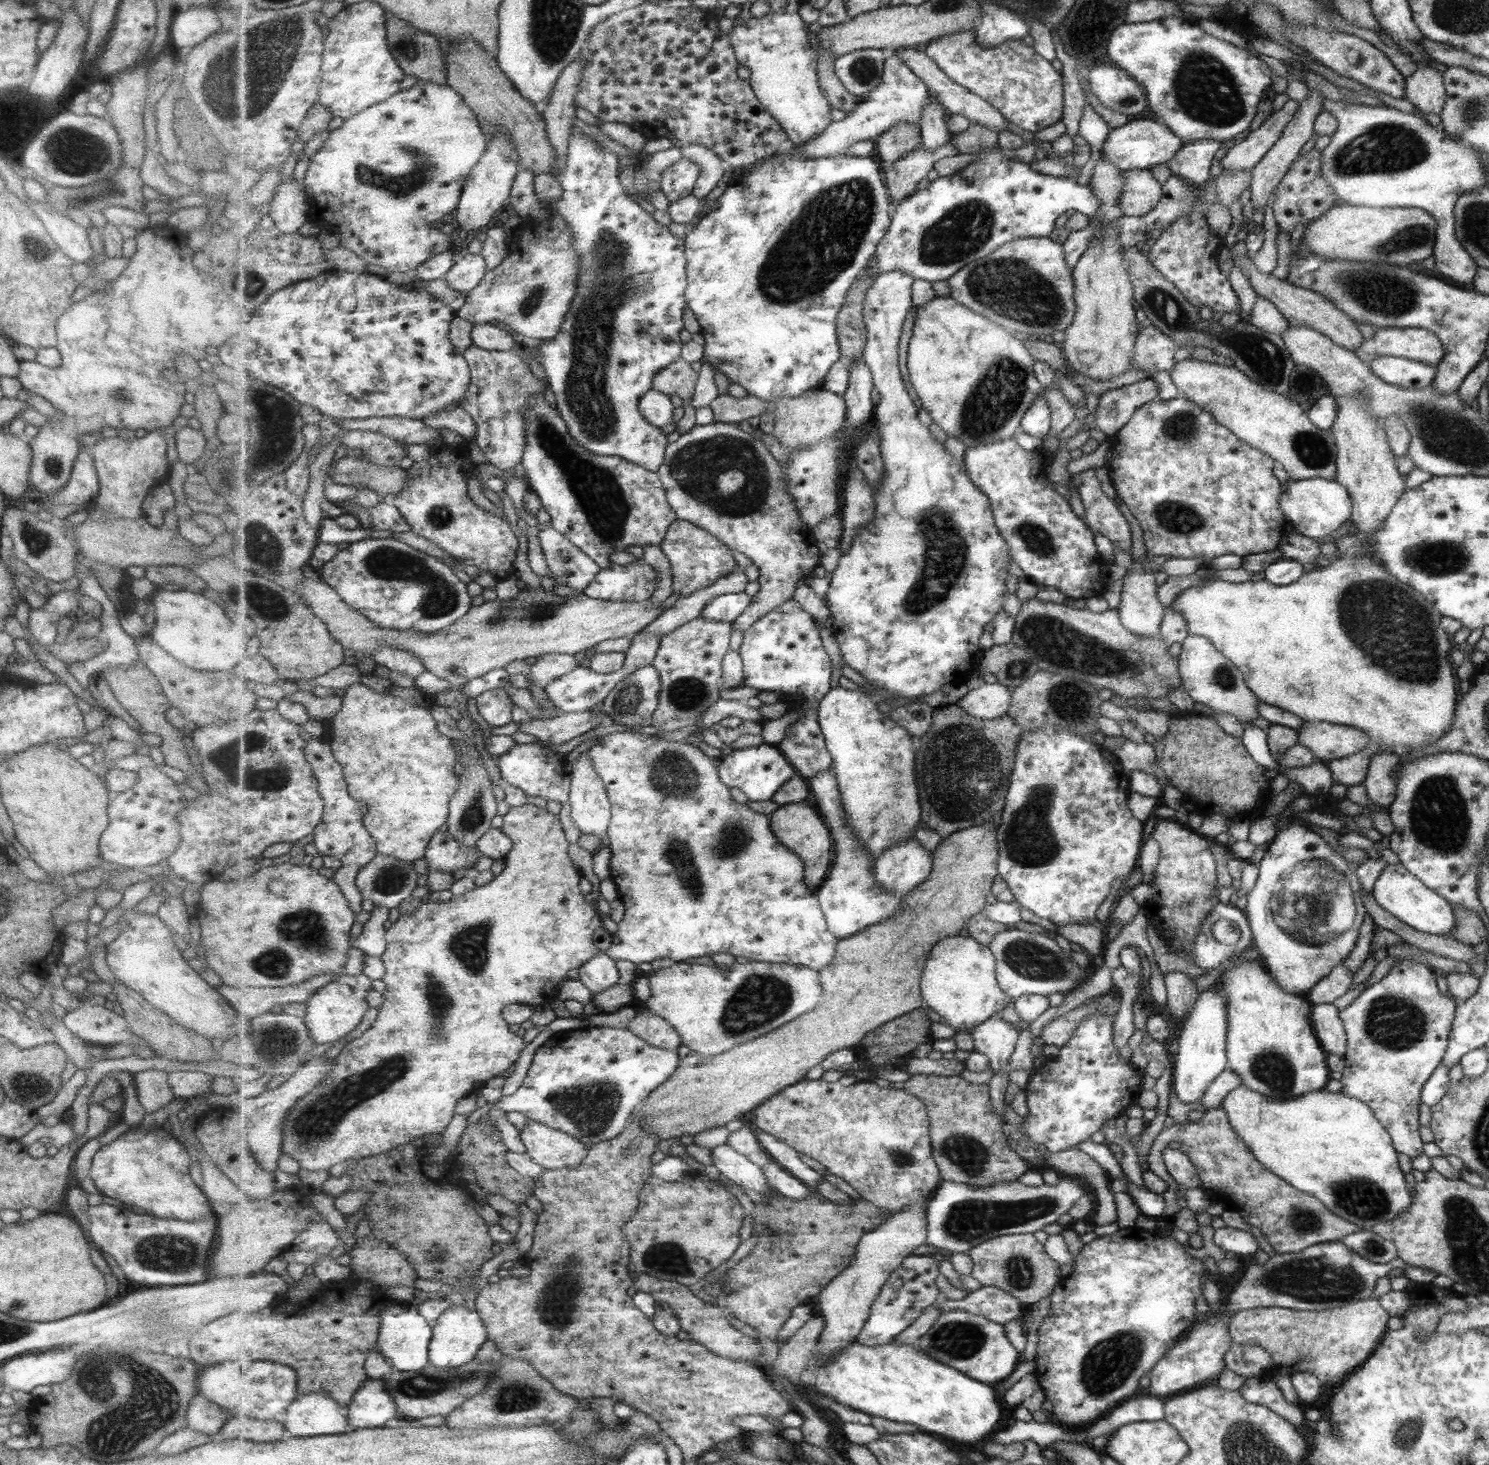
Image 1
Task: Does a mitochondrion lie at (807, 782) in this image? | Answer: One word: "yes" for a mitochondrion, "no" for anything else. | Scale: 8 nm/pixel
no

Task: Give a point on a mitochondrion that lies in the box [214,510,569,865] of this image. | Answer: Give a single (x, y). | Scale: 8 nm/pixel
(437, 598)

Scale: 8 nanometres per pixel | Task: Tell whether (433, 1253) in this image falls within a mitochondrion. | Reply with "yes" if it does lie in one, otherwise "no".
yes

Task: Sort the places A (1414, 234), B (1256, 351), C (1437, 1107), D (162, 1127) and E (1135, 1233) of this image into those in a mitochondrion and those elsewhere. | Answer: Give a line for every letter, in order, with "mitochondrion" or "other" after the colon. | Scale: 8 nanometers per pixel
A: mitochondrion
B: mitochondrion
C: other
D: other
E: other

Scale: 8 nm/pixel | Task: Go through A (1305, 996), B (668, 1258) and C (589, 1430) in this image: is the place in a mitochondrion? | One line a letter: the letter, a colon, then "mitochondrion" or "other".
A: other
B: mitochondrion
C: other

